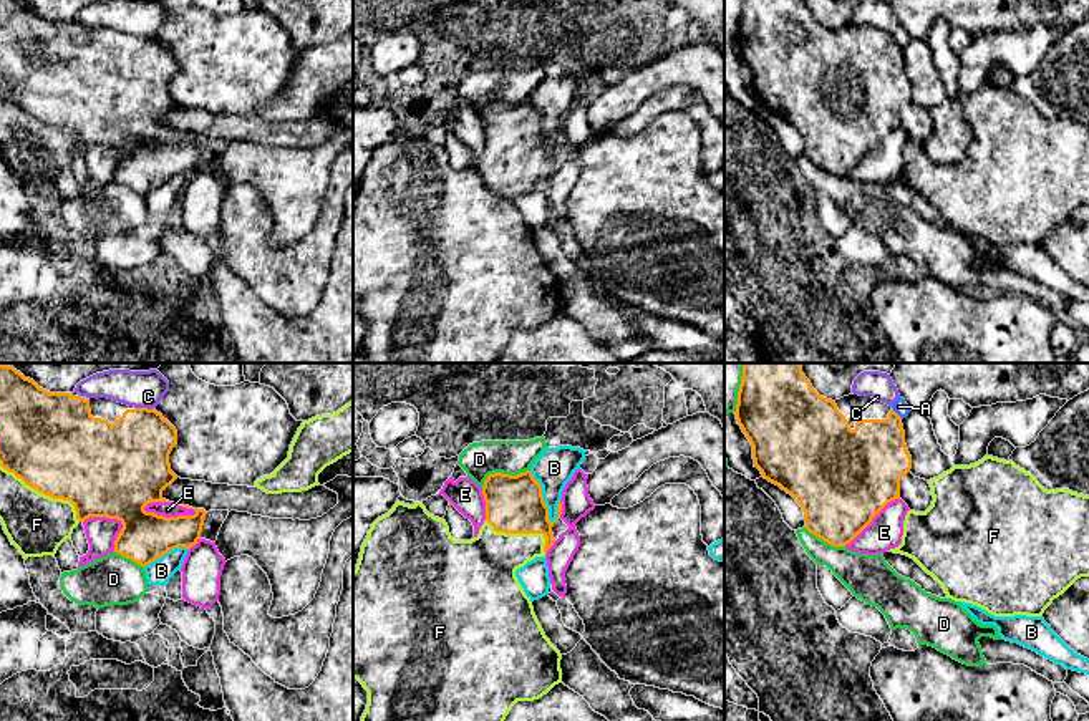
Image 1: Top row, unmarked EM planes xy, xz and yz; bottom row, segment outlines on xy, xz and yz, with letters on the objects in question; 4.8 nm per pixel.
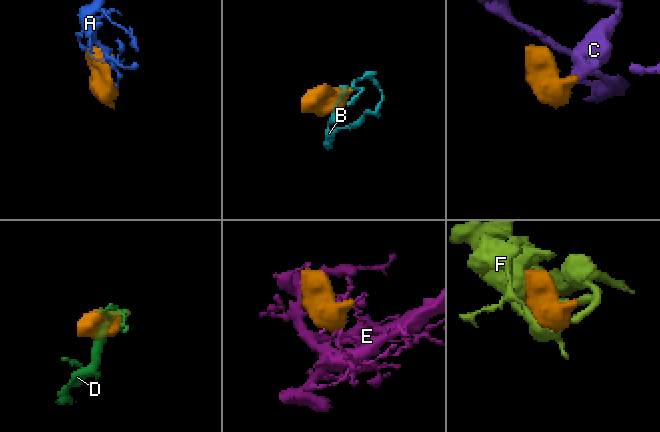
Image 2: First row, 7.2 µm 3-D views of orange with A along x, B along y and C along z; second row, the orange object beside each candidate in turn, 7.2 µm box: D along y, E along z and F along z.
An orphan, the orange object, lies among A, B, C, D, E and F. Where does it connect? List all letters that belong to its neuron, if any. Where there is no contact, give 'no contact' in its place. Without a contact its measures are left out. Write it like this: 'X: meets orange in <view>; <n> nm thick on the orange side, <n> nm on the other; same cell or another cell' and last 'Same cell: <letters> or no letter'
A: meets orange in yz; 340 nm thick on the orange side, 70 nm on the other; another cell
B: meets orange in xz; 280 nm thick on the orange side, 190 nm on the other; another cell
C: meets orange in xy; 380 nm thick on the orange side, 180 nm on the other; another cell
D: meets orange in xz; 280 nm thick on the orange side, 170 nm on the other; another cell
E: meets orange in xy; 280 nm thick on the orange side, 80 nm on the other; another cell
F: meets orange in xy; 460 nm thick on the orange side, 300 nm on the other; same cell
Same cell: F

